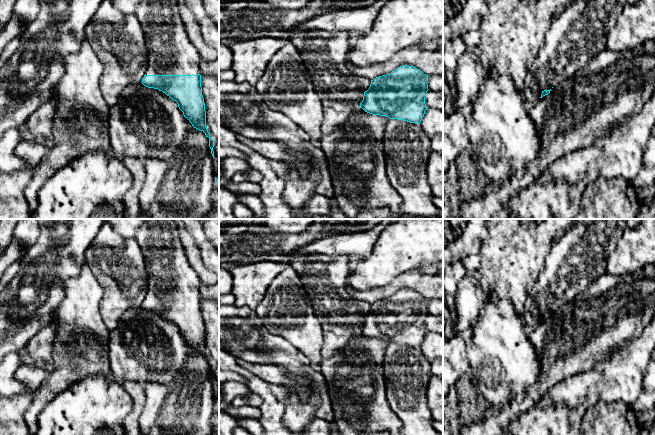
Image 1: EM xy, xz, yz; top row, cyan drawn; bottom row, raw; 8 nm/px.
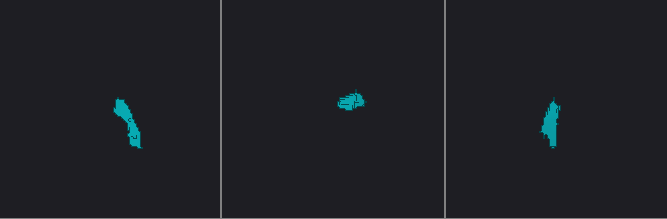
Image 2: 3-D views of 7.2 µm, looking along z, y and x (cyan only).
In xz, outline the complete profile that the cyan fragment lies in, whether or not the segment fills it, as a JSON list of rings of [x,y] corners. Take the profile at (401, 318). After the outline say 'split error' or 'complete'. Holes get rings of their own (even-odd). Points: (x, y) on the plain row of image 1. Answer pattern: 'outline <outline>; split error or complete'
outline [[[400,290],[371,304],[360,332],[372,339],[420,348],[428,332],[425,328],[428,301],[413,290]]]; complete

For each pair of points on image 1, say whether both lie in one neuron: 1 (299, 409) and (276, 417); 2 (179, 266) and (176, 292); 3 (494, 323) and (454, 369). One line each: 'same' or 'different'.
1: different
2: same
3: different

